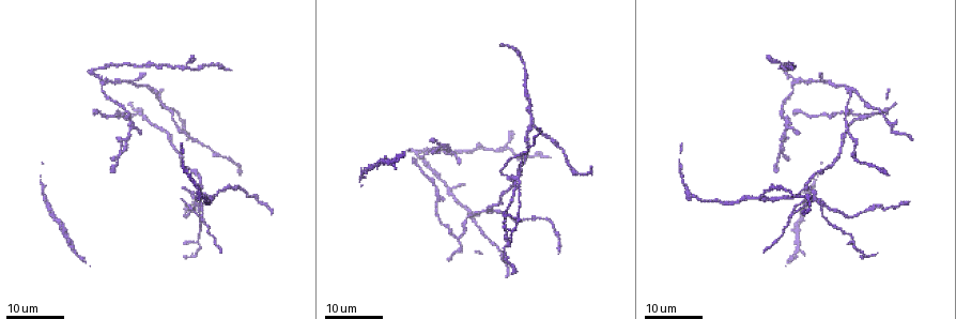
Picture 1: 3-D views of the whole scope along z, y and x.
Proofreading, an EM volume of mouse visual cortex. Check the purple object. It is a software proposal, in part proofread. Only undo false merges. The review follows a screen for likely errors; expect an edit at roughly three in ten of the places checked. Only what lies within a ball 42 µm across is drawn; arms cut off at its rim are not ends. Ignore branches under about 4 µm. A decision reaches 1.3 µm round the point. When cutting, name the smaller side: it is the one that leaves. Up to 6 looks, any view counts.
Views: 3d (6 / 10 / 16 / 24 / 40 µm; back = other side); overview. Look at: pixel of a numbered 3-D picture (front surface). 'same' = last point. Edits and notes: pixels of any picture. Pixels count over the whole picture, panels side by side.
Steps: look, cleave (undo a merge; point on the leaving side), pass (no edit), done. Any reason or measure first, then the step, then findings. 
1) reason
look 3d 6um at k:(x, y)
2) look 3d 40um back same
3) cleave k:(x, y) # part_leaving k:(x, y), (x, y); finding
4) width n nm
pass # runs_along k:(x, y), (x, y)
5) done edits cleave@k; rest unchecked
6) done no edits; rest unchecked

three-way junction
look 3d 16um at 1:(178, 131)

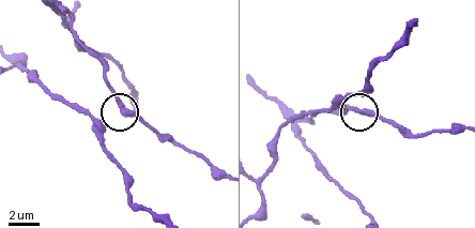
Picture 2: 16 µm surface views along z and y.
look 3d 6um at 2:(122, 110)

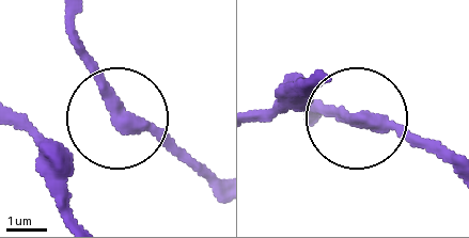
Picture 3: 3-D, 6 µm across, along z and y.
arms 3
pass # runs_along 3:(68, 25), (110, 106), (151, 126), (188, 163); continuous, no second neuron

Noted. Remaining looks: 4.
three-way junction
look 3d 16um at 1:(155, 92)

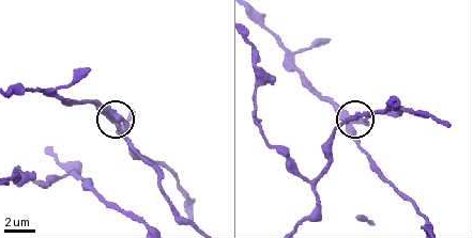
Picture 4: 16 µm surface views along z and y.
look 3d 6um at 4:(357, 122)

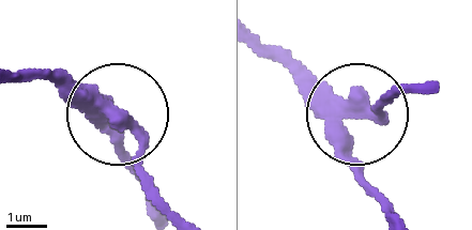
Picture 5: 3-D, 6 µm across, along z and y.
side_arm 58 um
cleave 5:(361, 168) # a second neuron is stuck on

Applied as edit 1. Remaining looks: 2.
done edits cleave@5; rest unchecked

